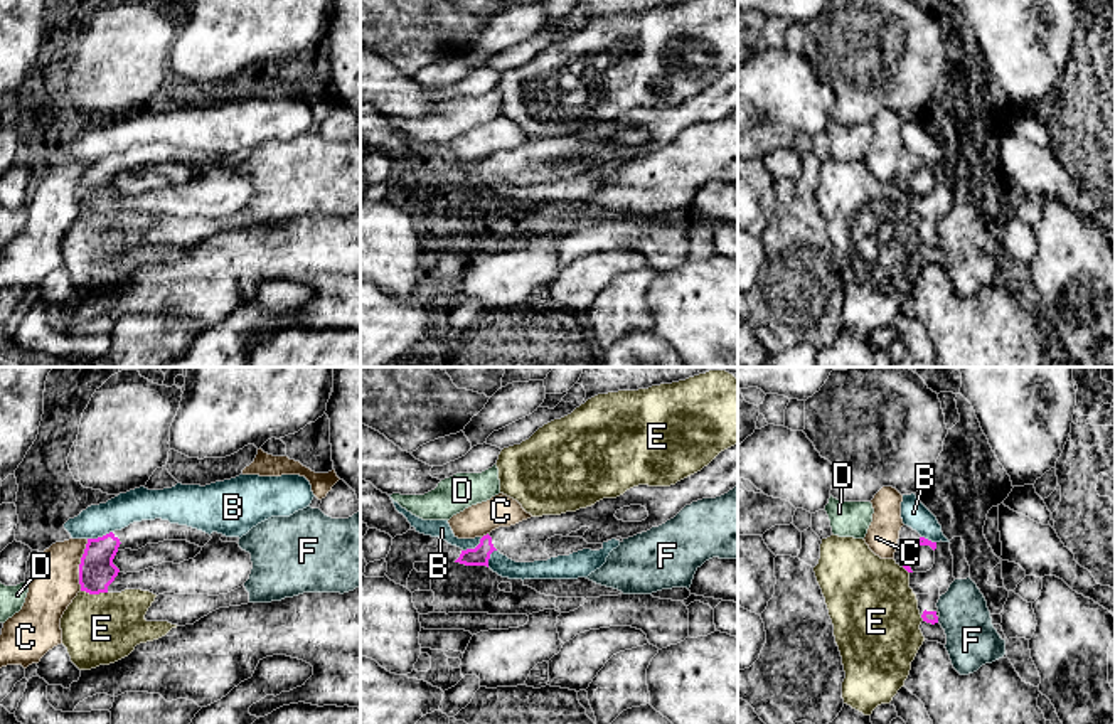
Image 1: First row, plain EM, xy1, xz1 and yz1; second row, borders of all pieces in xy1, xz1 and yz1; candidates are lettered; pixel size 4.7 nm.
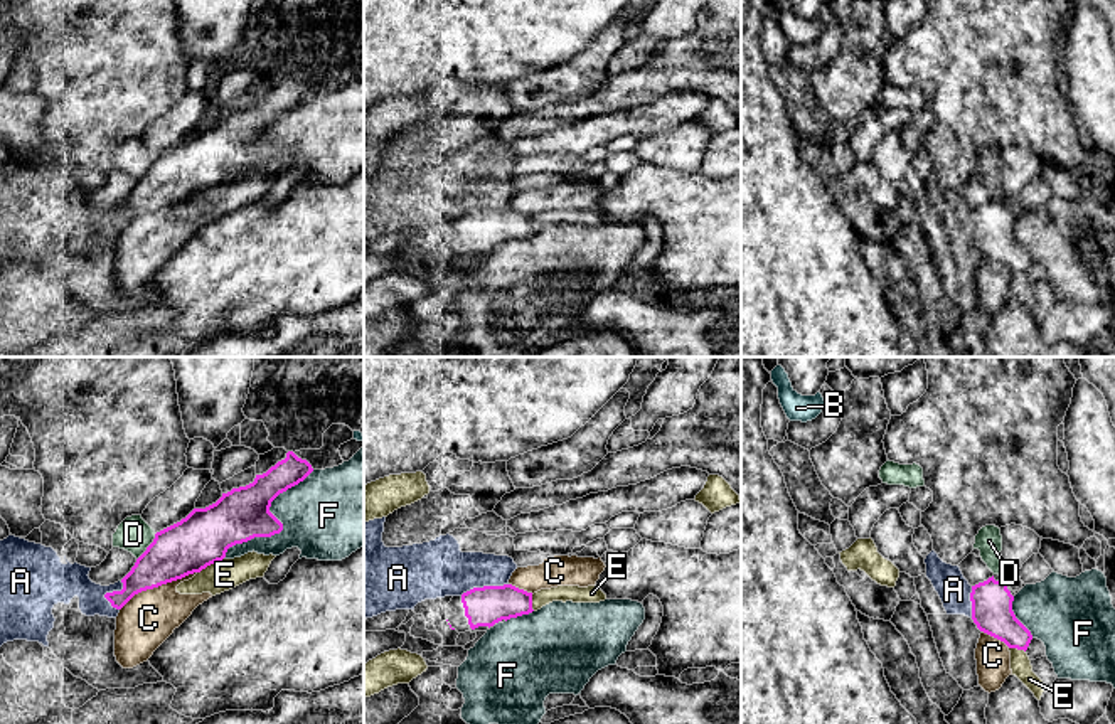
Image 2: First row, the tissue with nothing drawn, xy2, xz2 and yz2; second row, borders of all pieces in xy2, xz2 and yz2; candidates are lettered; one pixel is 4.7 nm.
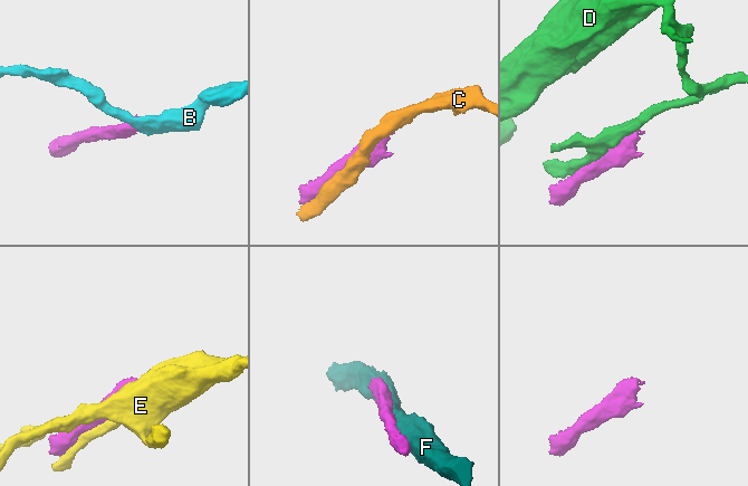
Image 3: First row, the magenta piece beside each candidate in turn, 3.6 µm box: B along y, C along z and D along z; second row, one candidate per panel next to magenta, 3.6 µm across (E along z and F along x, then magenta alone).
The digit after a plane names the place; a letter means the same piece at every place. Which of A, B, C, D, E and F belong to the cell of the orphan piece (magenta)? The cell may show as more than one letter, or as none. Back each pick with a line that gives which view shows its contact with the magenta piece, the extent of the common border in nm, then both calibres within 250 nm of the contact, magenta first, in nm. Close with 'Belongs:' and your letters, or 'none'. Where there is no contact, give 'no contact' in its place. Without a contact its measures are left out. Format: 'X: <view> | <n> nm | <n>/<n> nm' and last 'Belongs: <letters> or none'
Belongs: none

